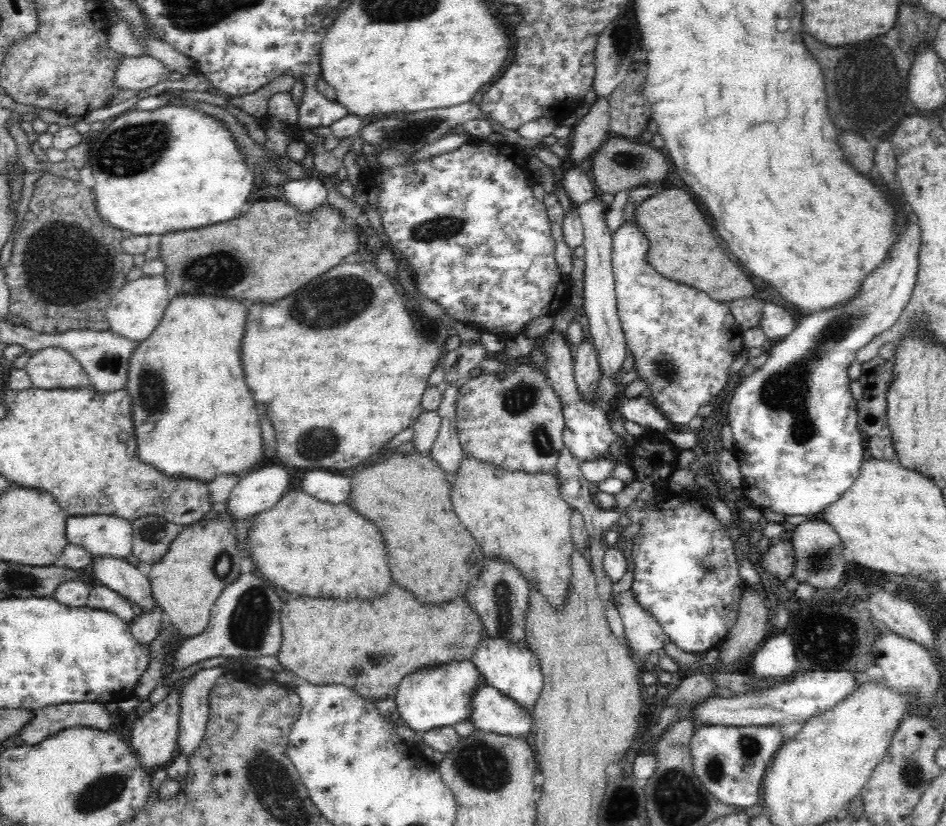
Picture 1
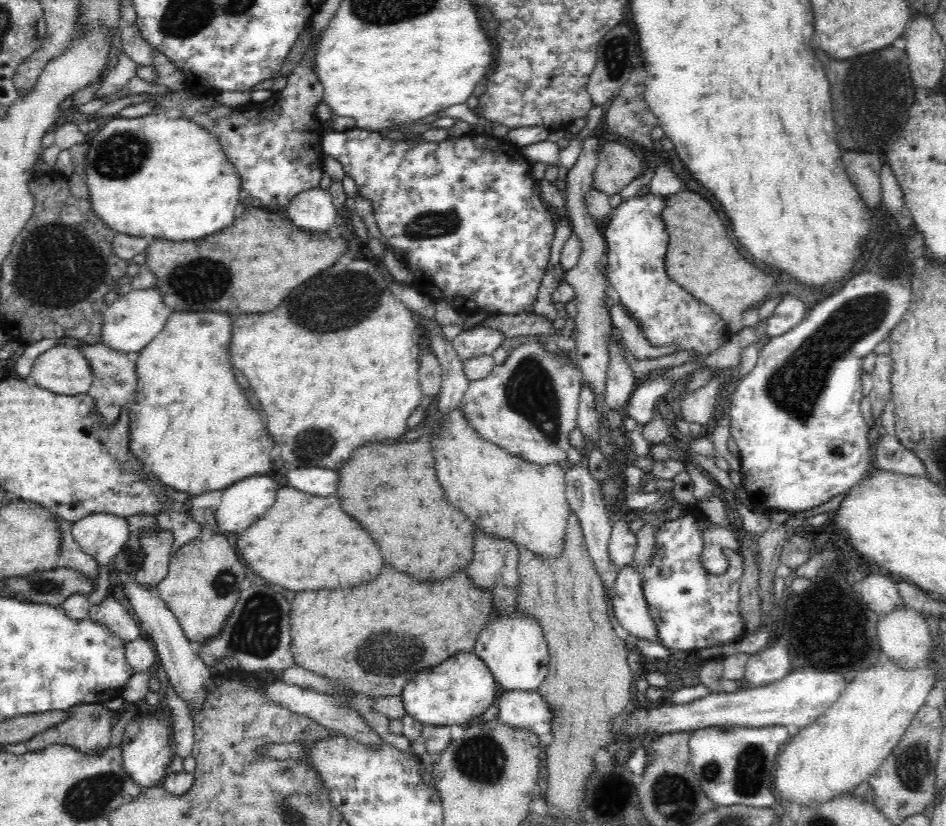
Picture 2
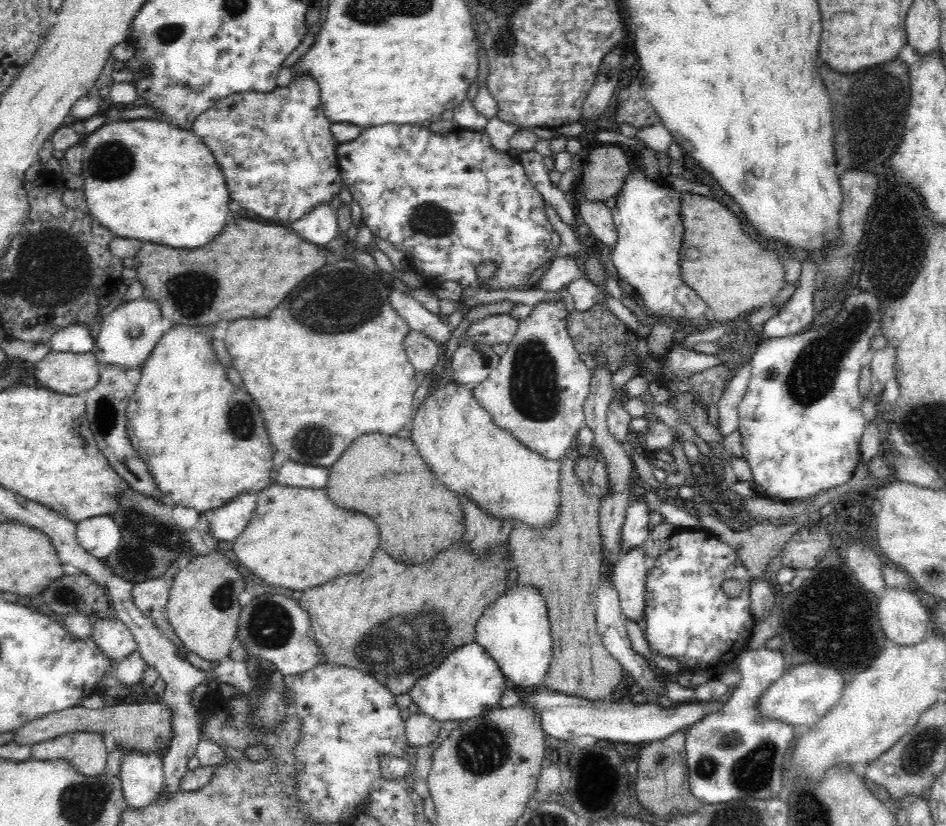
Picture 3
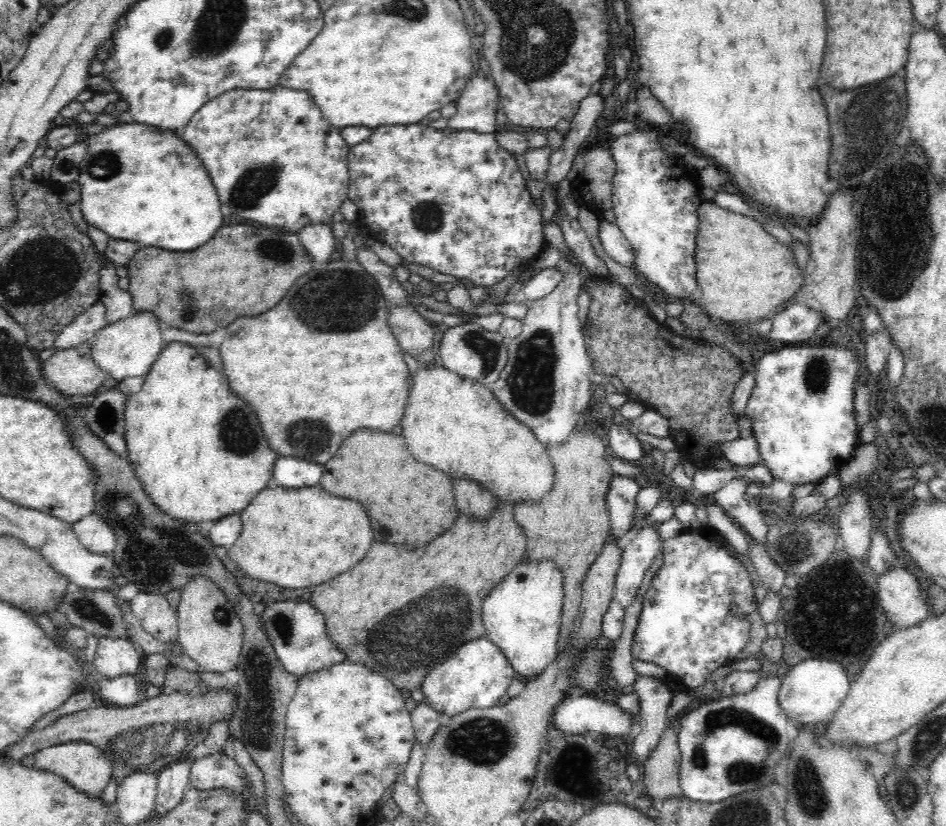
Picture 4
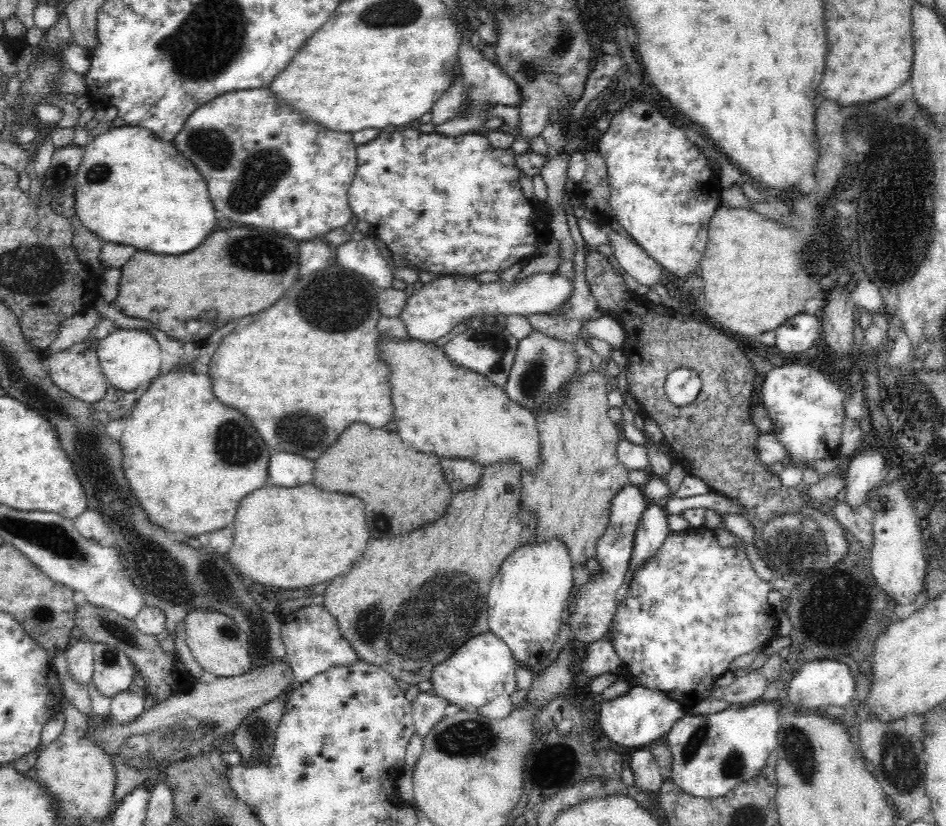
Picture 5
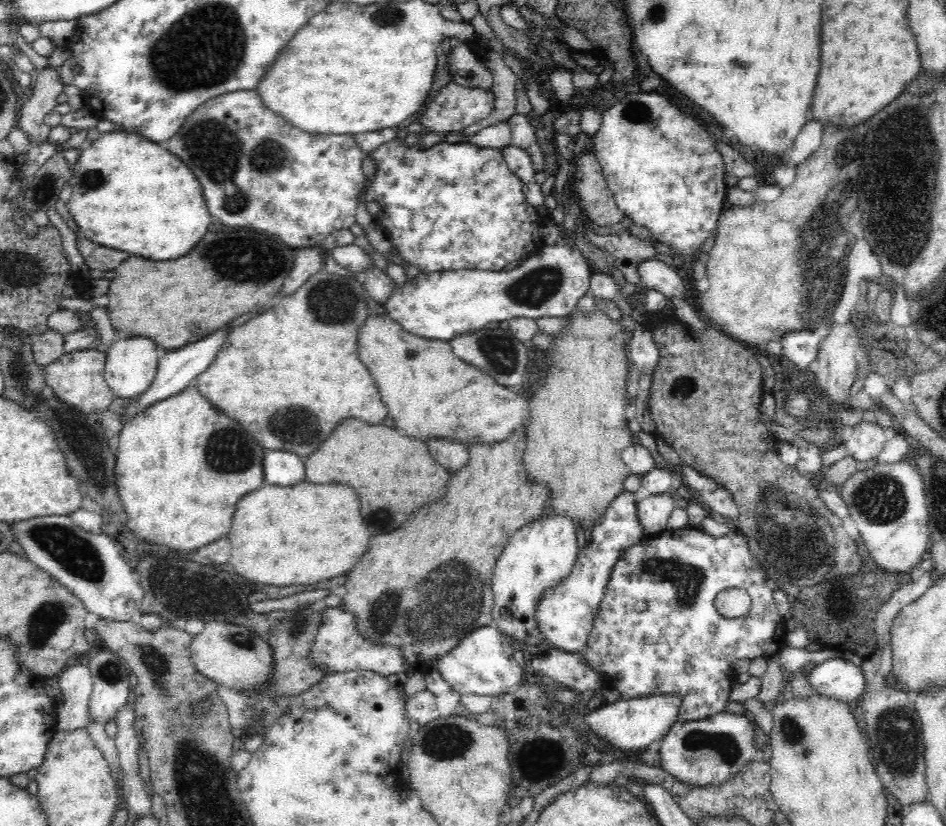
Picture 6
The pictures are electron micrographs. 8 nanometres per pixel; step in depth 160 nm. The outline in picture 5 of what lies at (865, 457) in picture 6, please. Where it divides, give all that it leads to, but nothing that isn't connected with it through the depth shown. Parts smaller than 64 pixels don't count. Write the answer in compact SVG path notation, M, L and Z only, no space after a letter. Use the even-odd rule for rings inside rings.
M866 444L866 452L860 451L852 457L844 466L844 488L846 505L852 508L860 508L866 497L882 481L885 458L878 450L869 449Z

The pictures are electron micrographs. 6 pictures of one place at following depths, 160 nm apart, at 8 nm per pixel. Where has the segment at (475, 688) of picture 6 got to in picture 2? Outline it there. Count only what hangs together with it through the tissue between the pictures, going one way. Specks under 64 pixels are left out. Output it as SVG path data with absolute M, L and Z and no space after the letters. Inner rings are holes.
M472 652L452 655L438 665L412 675L400 695L406 714L420 724L452 726L468 723L469 719L484 714L497 697L498 690L498 684L486 663Z

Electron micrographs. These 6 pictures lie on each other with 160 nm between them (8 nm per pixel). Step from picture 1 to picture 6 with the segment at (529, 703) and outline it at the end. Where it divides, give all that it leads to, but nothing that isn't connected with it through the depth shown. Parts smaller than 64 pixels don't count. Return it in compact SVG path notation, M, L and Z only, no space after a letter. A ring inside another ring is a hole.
M550 514L546 518L540 517L515 531L494 566L494 578L491 580L493 626L512 637L514 643L546 648L547 651L535 611L543 591L557 587L571 573L577 554L576 530L573 519L568 515Z

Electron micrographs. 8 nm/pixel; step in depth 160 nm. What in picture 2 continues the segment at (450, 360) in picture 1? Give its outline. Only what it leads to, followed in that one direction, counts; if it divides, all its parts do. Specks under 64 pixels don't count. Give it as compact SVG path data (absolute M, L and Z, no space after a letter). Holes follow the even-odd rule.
M473 327L462 332L453 340L454 351L463 362L480 356L490 356L501 346L504 337L495 328Z

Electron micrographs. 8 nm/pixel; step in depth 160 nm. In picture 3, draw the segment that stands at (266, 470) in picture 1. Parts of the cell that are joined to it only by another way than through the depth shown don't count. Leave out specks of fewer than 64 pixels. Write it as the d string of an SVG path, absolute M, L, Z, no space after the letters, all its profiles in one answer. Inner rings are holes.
M259 493L238 494L225 505L215 509L210 523L210 528L218 540L230 540L242 534L250 522L252 512L258 504Z

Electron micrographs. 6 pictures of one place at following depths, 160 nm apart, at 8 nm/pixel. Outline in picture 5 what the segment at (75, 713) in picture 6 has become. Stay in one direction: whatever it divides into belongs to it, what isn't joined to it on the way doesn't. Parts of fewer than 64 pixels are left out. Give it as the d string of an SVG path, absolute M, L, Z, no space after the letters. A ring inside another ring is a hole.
M79 638L65 650L68 662L68 668L72 678L78 684L88 684L92 681L94 668L94 643L87 638Z

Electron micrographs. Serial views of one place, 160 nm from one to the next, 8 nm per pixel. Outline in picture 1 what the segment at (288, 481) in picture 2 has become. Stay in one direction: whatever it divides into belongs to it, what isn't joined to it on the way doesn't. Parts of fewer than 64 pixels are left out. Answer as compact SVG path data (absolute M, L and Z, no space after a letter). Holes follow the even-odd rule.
M312 470L306 472L302 480L302 488L305 493L317 498L320 502L346 502L350 496L350 478L336 476L324 470Z

